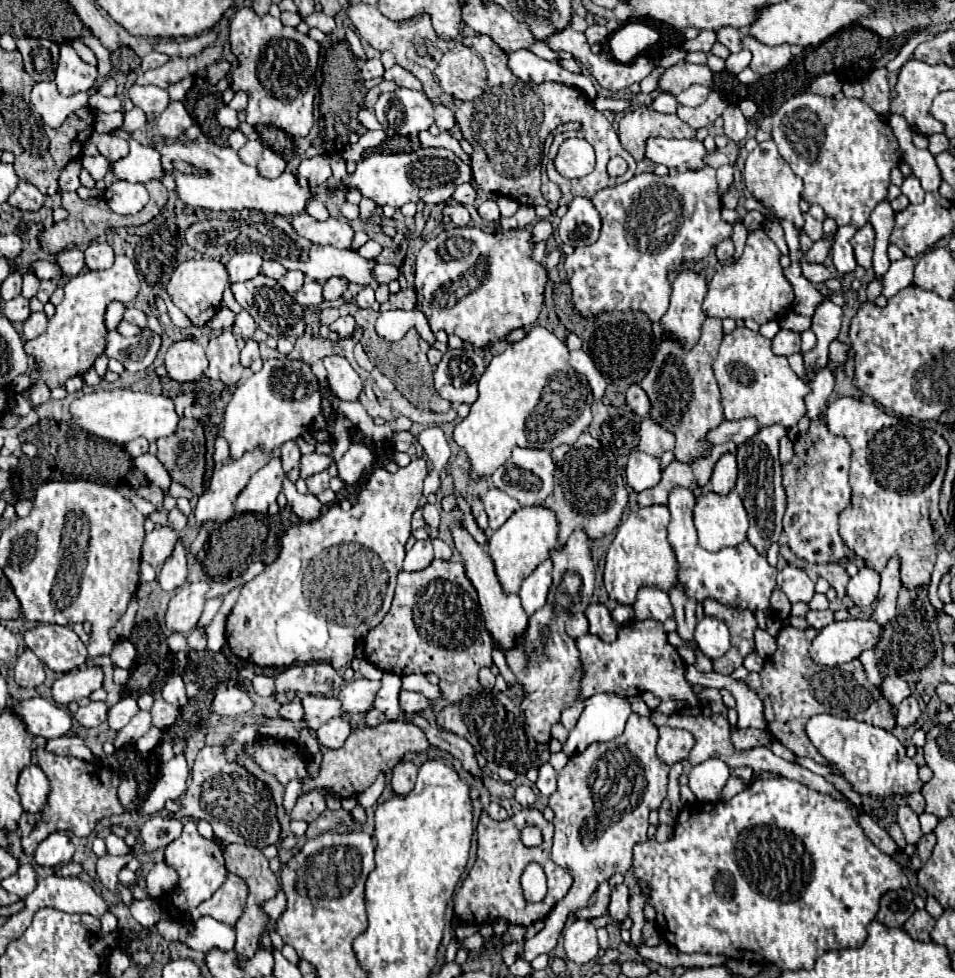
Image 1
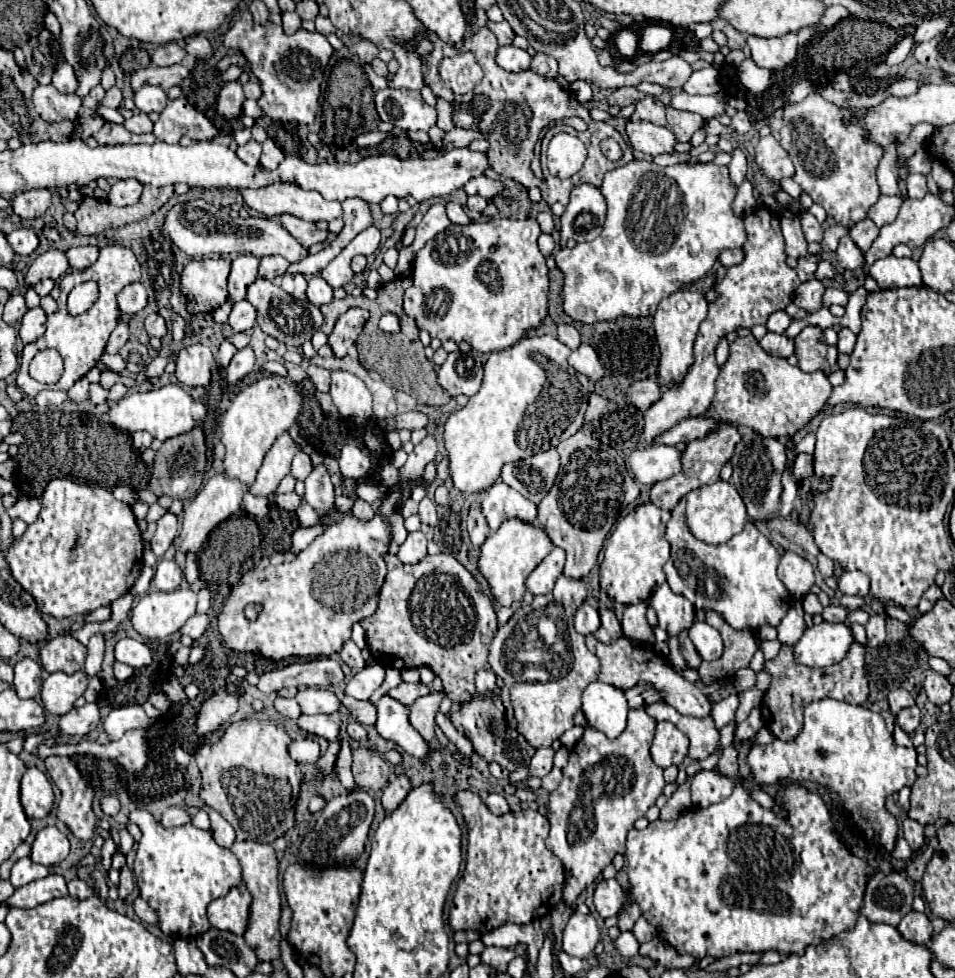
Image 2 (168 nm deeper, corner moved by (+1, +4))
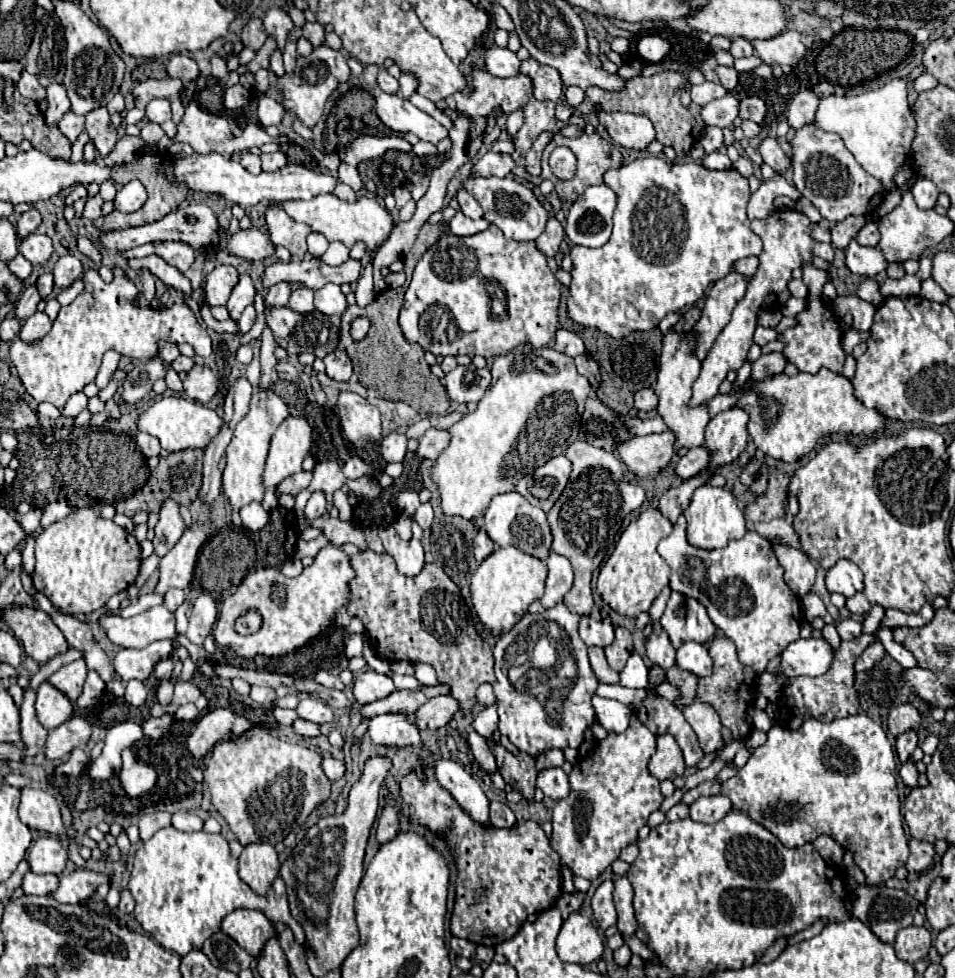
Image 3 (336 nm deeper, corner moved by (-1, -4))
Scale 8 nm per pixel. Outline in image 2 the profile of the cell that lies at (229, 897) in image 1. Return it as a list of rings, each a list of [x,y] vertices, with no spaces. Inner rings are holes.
[[[244,883],[232,887],[224,897],[218,897],[208,905],[210,925],[214,929],[224,929],[242,935],[248,923],[250,899],[250,891]]]

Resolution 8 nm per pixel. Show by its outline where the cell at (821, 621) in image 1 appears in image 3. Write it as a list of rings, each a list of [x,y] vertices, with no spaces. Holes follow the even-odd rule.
[[[842,619],[842,621],[838,621],[836,629],[838,629],[842,641],[852,641],[852,639],[862,635],[862,623],[858,623],[854,619]]]

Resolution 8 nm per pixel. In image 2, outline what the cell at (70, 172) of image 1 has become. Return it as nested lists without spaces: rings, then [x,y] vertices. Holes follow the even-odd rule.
[[[32,189],[32,191],[24,191],[18,197],[14,197],[12,201],[12,209],[16,215],[24,217],[24,219],[36,219],[40,217],[52,199],[52,189]]]

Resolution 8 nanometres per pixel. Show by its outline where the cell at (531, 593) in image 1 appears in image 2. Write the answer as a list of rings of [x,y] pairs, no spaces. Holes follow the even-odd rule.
[[[554,547],[552,553],[528,575],[526,579],[526,591],[532,595],[546,595],[552,591],[554,581],[564,569],[564,551],[560,547]]]

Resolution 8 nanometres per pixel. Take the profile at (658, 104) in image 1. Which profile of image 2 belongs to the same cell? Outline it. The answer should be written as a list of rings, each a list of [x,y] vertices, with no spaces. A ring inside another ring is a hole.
[[[684,91],[672,95],[670,107],[672,107],[672,109],[680,109],[680,111],[698,113],[698,115],[702,115],[704,119],[712,119],[712,117],[718,117],[718,115],[724,113],[724,107],[722,107],[722,103],[720,103],[716,97],[712,97],[712,95],[706,95],[706,97],[686,95]]]

